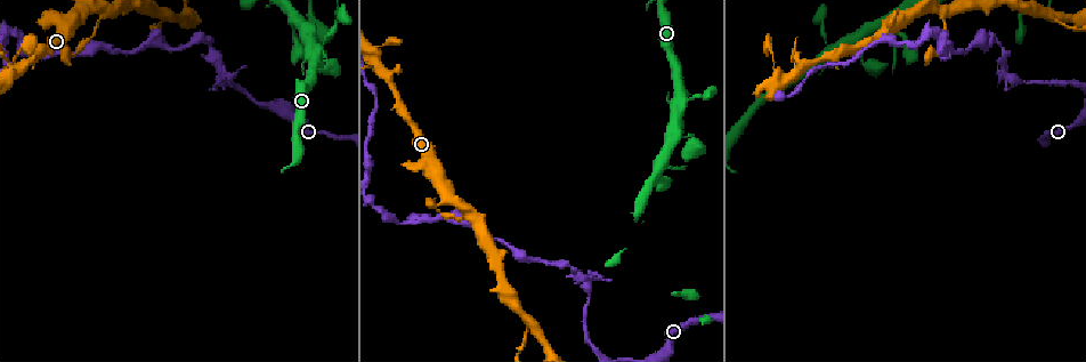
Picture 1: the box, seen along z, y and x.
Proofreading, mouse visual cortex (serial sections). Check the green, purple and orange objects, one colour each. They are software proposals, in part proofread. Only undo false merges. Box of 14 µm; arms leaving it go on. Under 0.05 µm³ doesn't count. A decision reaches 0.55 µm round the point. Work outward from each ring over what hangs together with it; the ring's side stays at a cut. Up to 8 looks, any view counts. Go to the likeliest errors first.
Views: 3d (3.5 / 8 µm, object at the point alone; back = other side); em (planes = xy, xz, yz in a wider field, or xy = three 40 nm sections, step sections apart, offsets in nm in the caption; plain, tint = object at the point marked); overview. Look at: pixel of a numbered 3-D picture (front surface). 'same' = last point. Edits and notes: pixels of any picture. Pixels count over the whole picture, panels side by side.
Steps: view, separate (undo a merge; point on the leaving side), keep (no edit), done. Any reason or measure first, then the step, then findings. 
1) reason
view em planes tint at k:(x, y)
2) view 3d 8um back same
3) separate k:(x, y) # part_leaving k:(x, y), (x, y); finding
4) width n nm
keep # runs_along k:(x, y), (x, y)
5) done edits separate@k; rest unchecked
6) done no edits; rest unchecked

thin neck
view 3d 8um at 1:(335, 22)

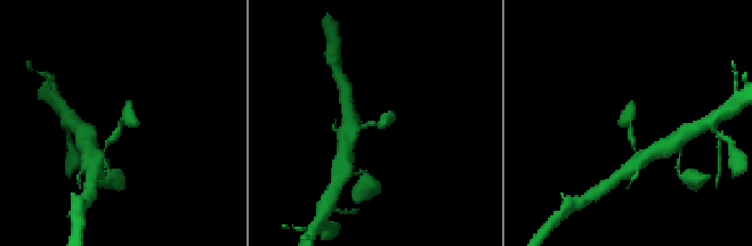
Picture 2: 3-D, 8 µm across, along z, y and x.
now the EM
view em xy step 5 tint at 2:(118, 121)

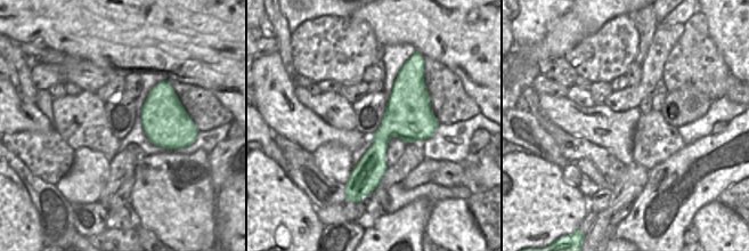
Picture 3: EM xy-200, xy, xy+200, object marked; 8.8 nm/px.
keep # one cell here

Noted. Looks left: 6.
narrows sharply
view 3d 3.5um at 1:(575, 274)

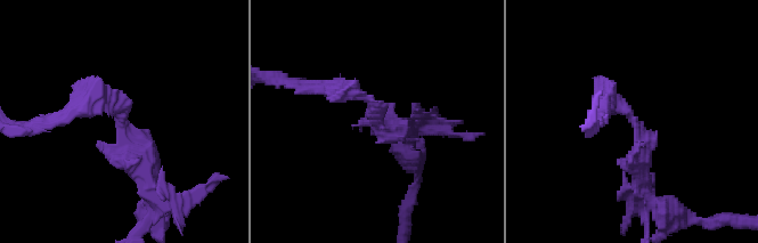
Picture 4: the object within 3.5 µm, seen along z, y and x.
view em xy step 1 tint at 4:(381, 123)

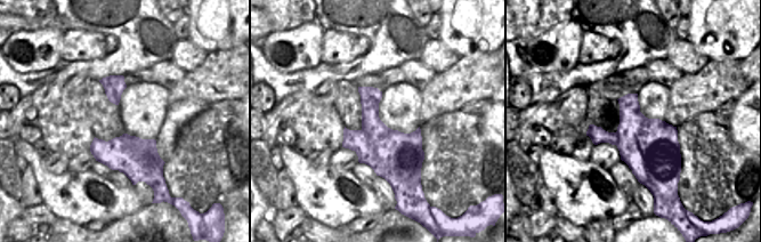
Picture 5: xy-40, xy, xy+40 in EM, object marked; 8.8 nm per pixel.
another direction
view em xy step 2 tint same

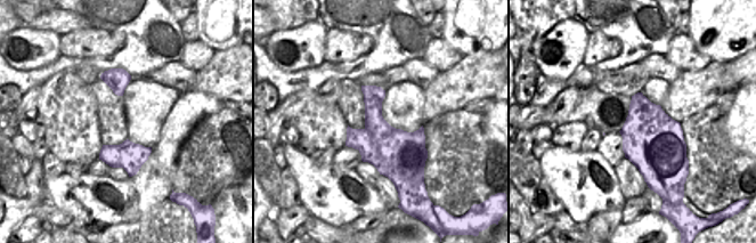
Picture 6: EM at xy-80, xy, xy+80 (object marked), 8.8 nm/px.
arm_widths 250, 250 nm
keep # runs_along 4:(152, 188), (117, 104), (79, 108); continuous, no second cell

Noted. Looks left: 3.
a fork
view 3d 3.5um at 1:(158, 42)

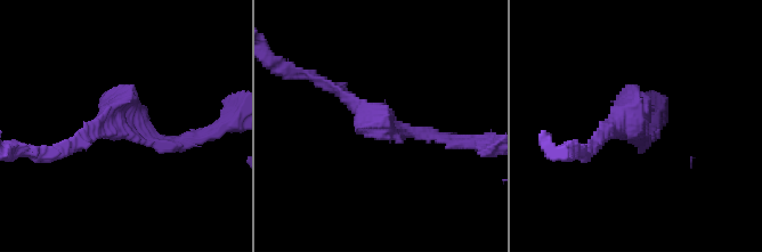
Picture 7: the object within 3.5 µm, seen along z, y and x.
view em xy step 1 plain at 7:(634, 125)

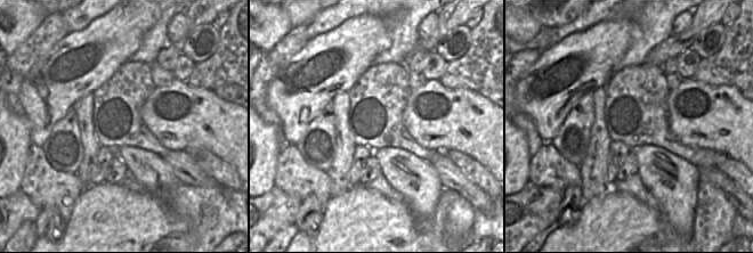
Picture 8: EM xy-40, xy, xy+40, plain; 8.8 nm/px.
with the object marked
view em xy step 1 tint same

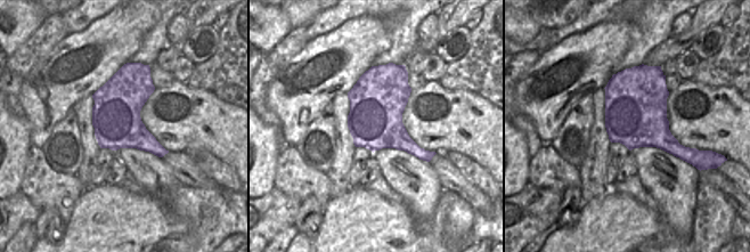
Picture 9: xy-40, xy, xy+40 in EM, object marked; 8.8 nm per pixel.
keep # runs_along 7:(443, 139), (377, 124), (319, 80); one cell here

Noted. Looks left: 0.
done no edits; rest unchecked

